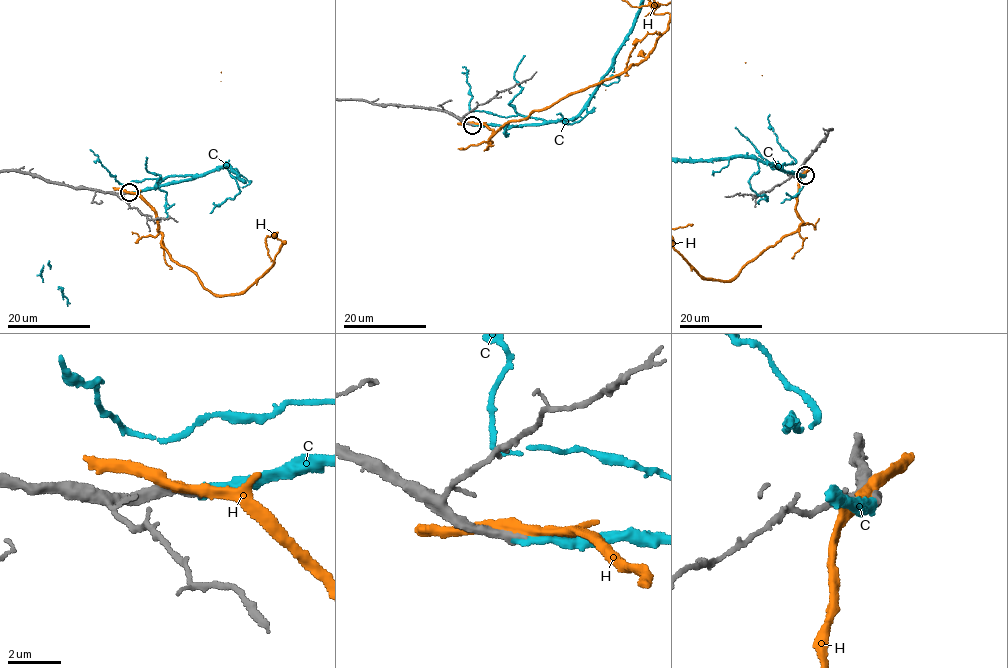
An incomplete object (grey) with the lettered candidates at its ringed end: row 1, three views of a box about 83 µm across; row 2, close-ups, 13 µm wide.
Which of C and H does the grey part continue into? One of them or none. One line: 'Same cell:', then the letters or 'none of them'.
Same cell: C

